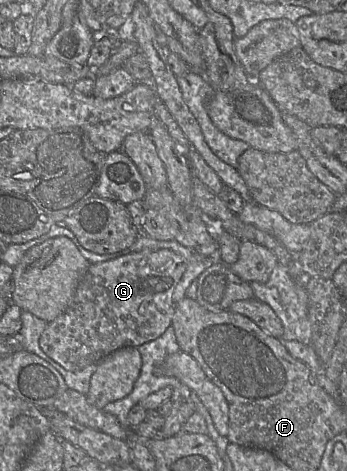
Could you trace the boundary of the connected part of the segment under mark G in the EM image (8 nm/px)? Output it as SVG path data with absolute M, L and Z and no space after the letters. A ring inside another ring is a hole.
M145 249L92 263L68 308L43 331L42 349L65 369L78 371L120 348L157 339L172 325L173 293L187 267L185 258L169 249Z

